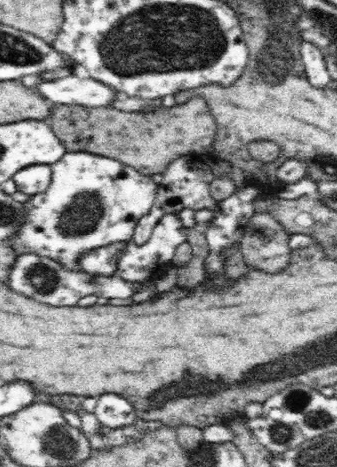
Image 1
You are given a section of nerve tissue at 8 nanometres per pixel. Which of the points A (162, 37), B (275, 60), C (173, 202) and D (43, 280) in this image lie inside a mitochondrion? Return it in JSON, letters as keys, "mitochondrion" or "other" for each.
{"A":"mitochondrion","B":"mitochondrion","C":"other","D":"mitochondrion"}

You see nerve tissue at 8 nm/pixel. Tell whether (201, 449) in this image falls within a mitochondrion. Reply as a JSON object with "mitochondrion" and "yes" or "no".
{"mitochondrion":"no"}

